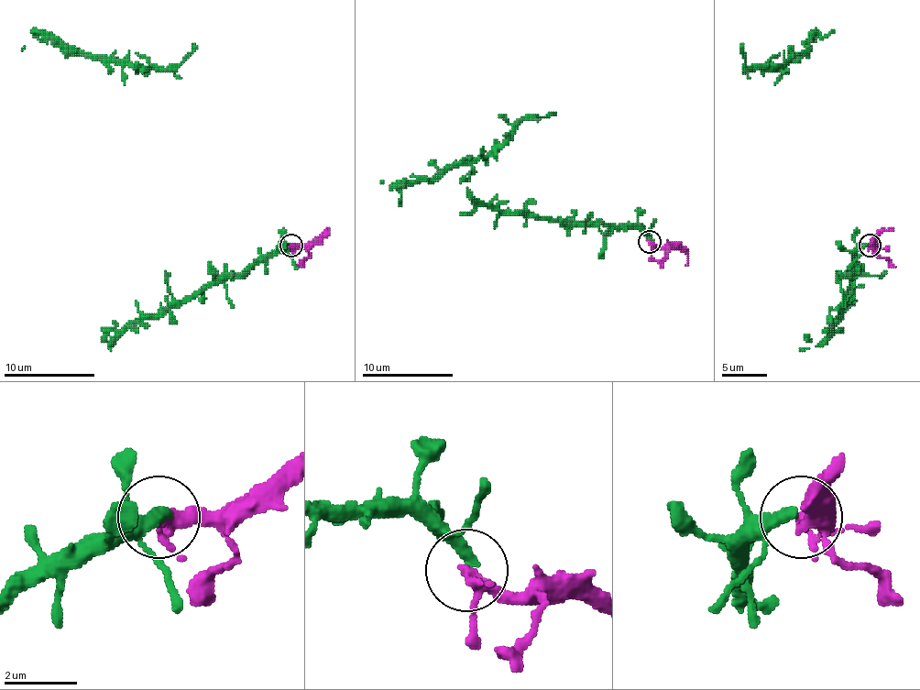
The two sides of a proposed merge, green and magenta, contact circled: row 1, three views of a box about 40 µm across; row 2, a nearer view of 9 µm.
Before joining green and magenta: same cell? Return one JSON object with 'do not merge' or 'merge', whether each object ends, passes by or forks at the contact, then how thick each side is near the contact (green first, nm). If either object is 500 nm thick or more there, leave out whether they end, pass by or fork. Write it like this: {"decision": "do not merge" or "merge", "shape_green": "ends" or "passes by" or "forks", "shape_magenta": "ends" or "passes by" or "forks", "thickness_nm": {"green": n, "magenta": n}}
{"decision": "merge", "shape_green": "ends", "shape_magenta": "forks", "thickness_nm": {"green": 360, "magenta": 240}}

